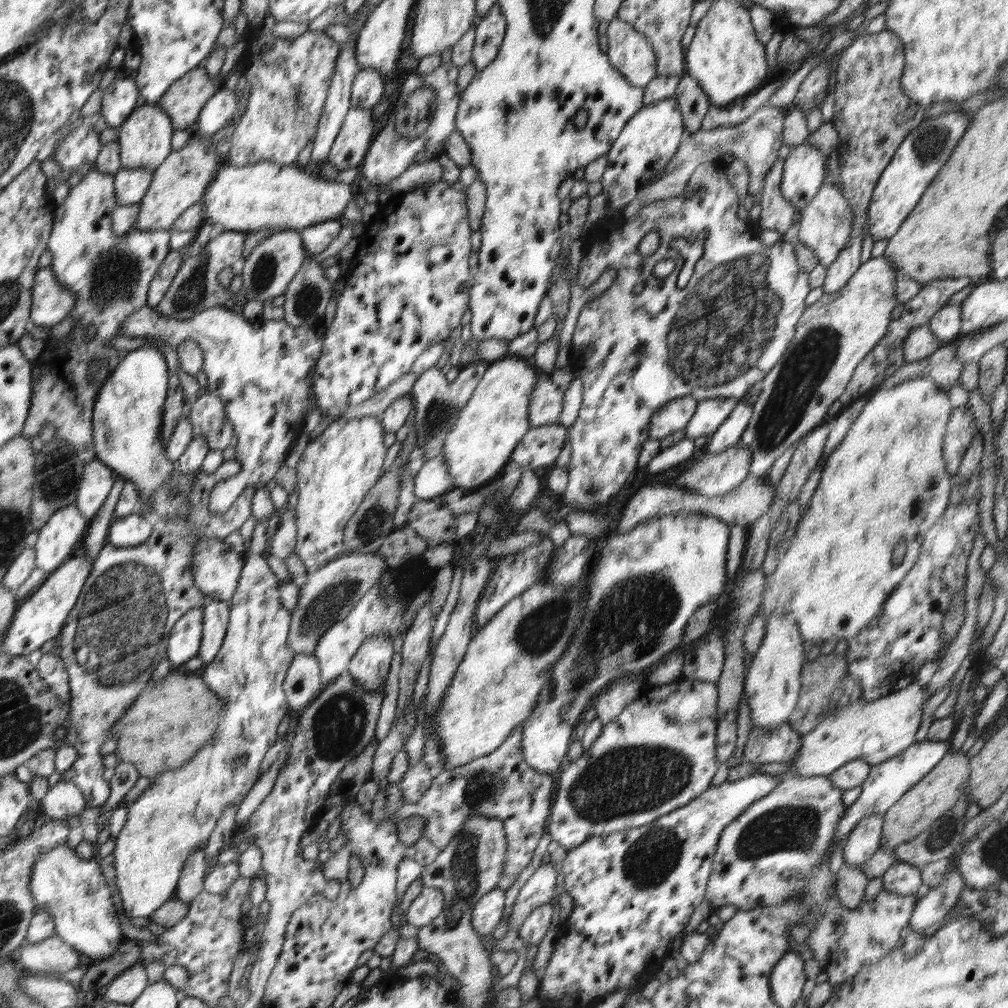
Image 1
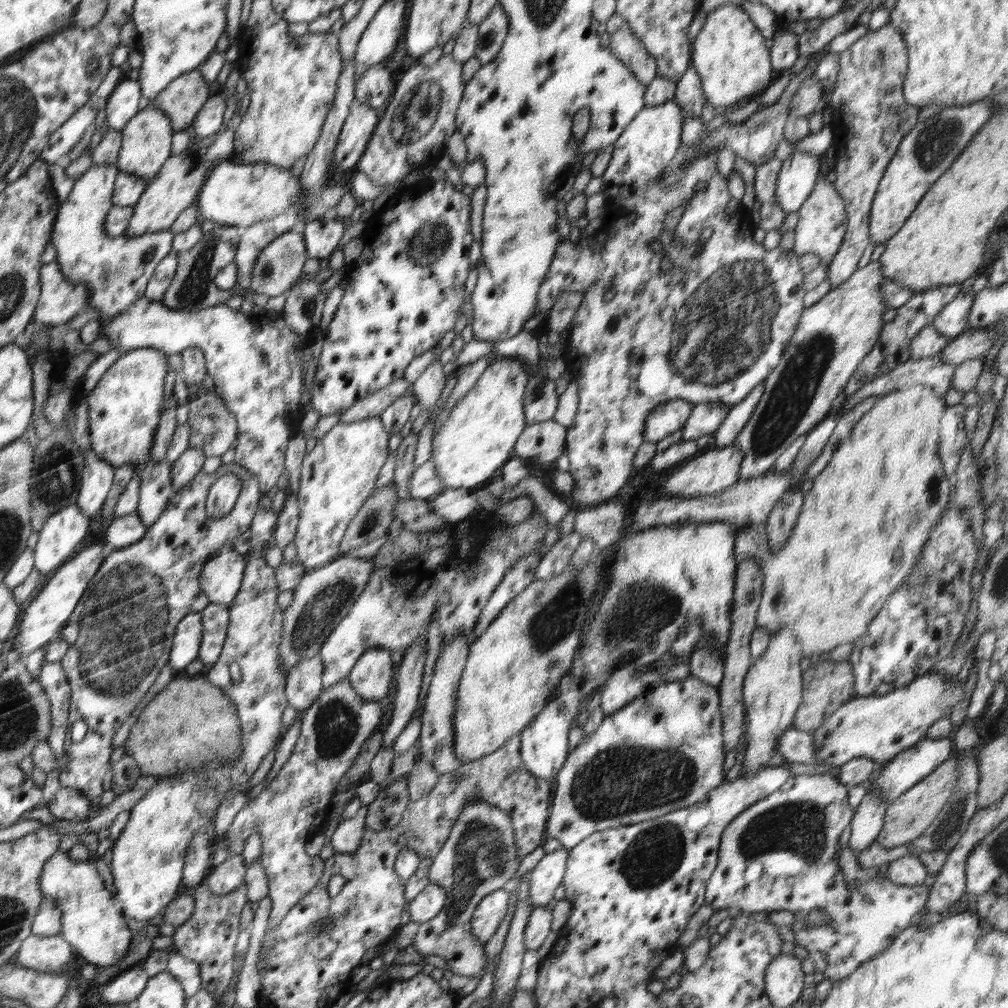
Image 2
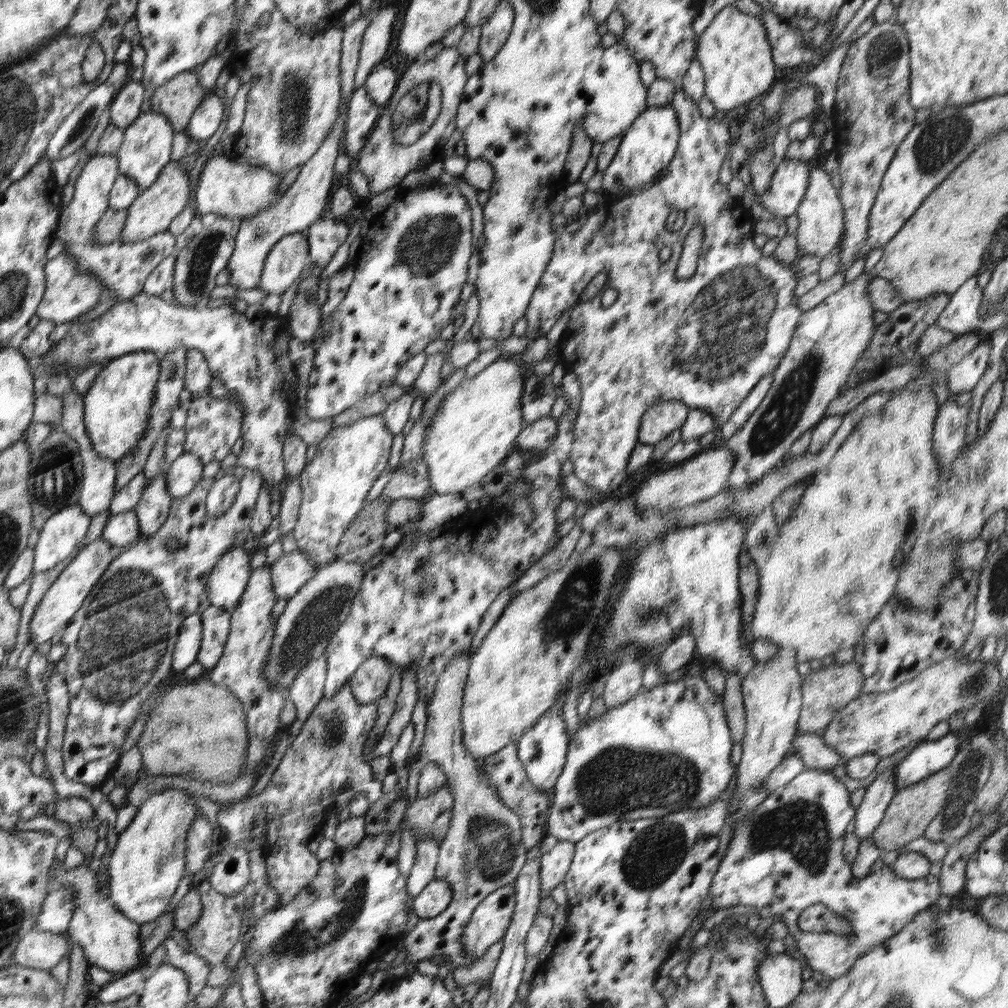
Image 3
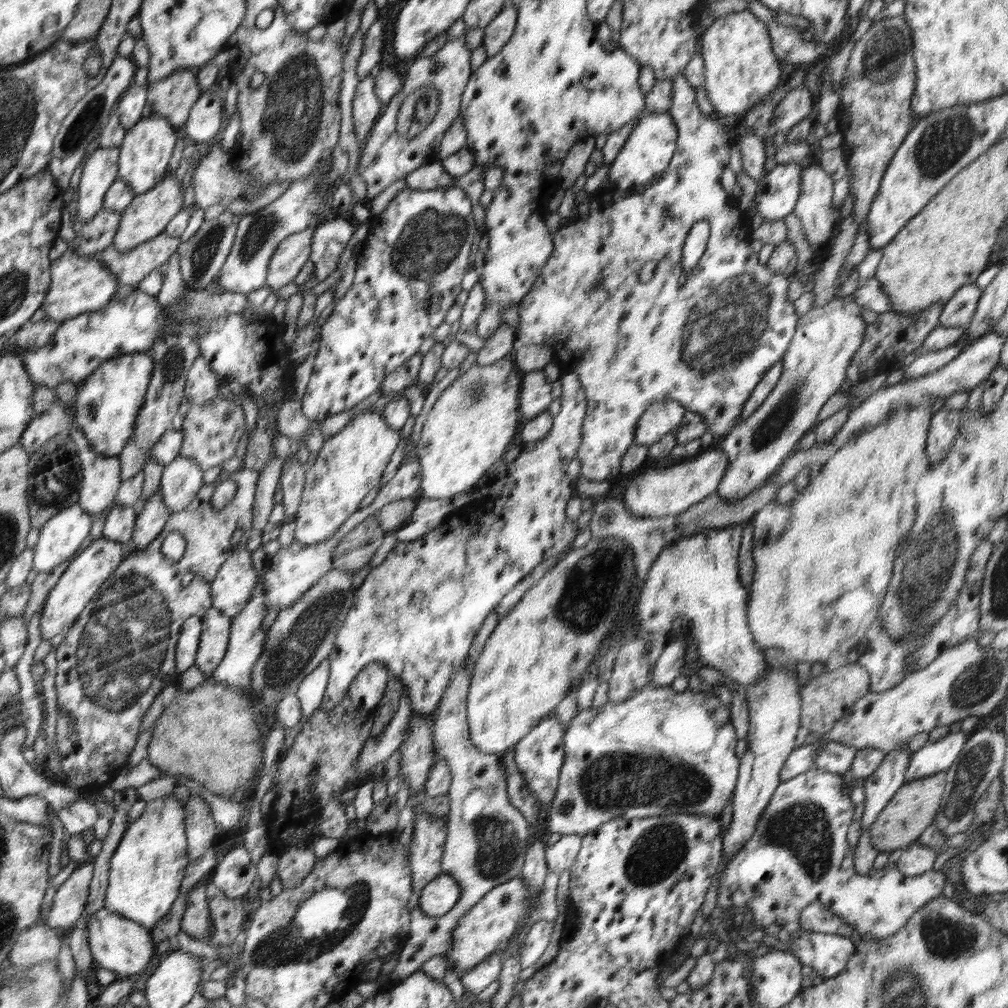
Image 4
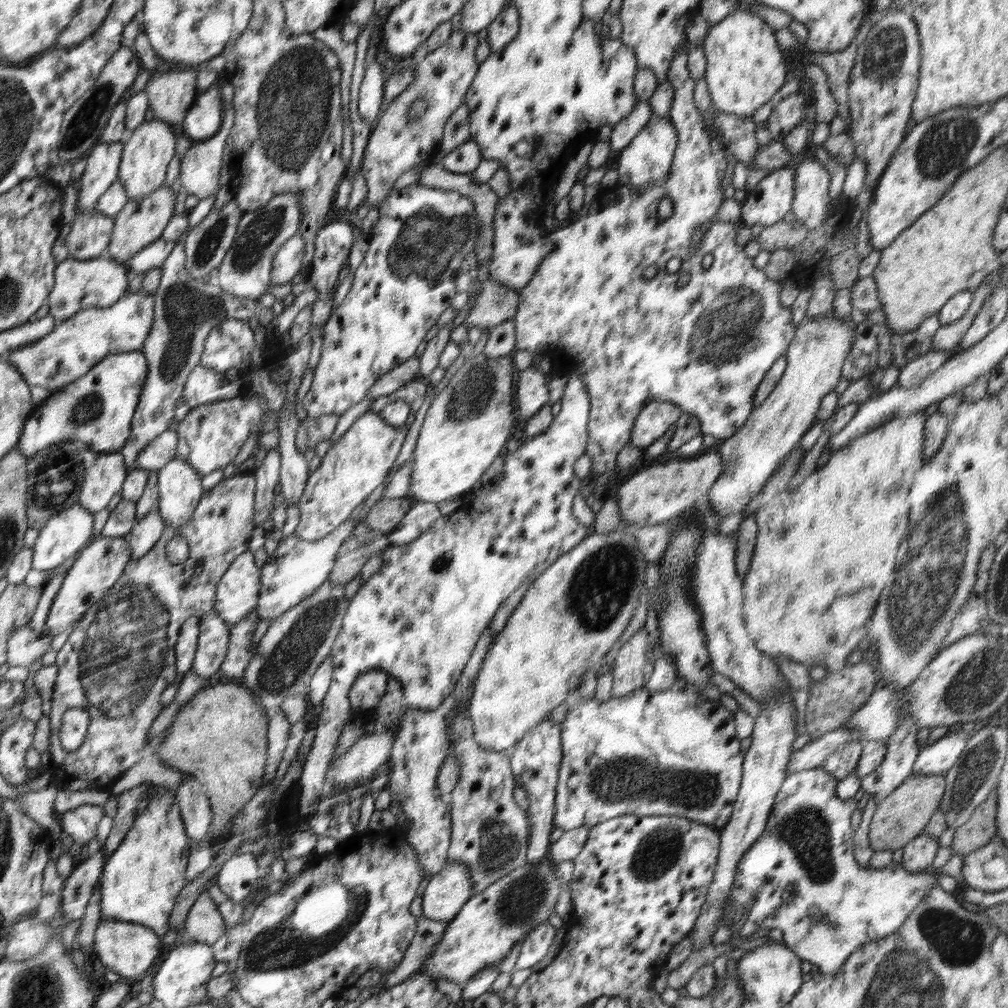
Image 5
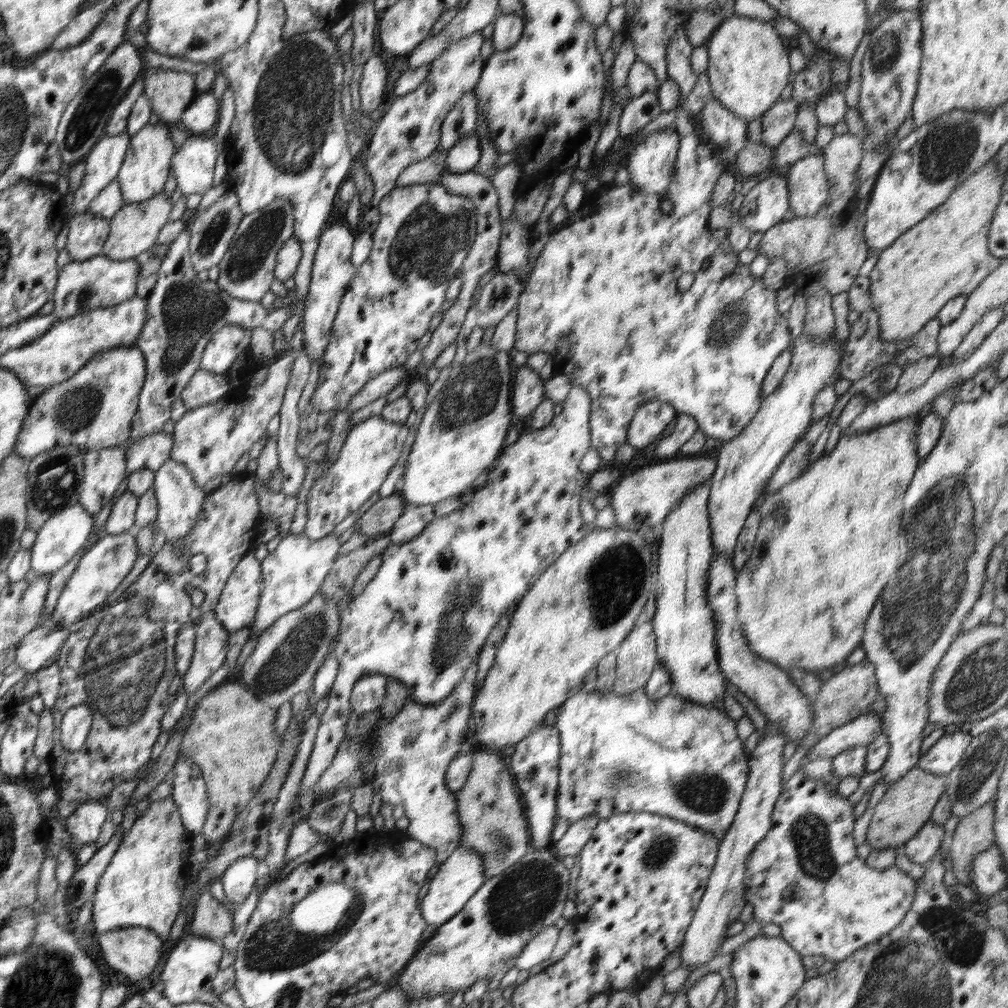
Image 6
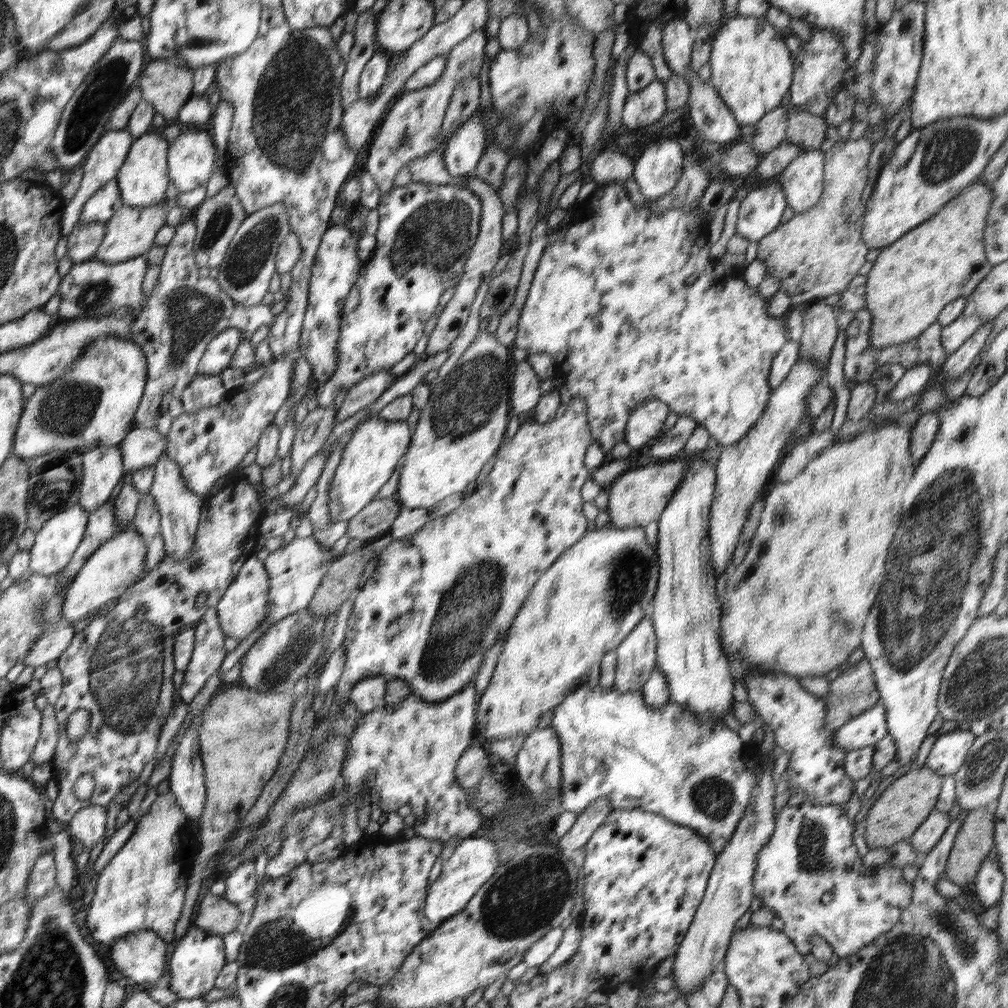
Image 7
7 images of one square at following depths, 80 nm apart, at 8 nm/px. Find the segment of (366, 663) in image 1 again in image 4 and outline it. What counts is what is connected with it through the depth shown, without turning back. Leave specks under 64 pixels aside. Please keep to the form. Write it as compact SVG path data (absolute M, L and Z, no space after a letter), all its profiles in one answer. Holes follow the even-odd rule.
M380 663L365 666L352 682L348 698L360 709L373 711L380 699L386 694L386 676L388 669Z

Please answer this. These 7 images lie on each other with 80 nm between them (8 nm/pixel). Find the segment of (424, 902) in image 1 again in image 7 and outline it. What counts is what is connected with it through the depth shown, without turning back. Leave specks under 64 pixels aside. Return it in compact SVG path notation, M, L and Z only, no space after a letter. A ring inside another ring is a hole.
M473 835L462 839L452 856L446 860L437 880L432 883L425 898L423 914L432 927L440 926L464 908L475 892L496 872L502 864L500 849L491 840Z

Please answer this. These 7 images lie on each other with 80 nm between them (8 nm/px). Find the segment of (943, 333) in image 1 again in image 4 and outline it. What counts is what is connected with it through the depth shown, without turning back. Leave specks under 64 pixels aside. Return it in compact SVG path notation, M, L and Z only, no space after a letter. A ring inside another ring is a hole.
M976 283L965 284L958 289L952 298L943 306L939 317L939 326L945 328L970 327L970 321L978 307L983 290Z

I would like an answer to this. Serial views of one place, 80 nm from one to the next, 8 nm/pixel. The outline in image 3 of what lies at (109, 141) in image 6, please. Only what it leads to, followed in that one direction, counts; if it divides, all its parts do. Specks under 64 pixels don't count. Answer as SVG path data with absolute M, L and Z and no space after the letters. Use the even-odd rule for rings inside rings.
M116 154L92 156L76 180L72 201L60 215L58 235L64 250L75 256L77 270L91 272L101 280L104 293L124 301L143 292L148 275L173 251L176 237L170 231L164 231L135 243L123 243L120 239L110 244L93 241L95 228L109 208L111 188L119 175L119 157Z

